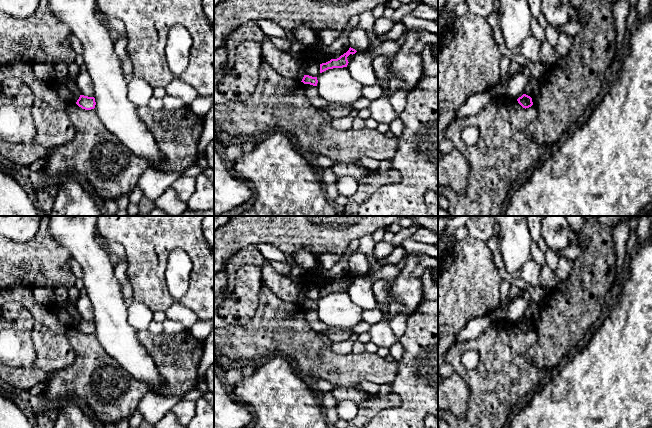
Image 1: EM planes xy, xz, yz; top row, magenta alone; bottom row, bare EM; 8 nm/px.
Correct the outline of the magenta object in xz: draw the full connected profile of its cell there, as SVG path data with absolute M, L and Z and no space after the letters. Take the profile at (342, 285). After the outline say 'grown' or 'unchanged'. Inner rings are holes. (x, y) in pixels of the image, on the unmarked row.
M349 272L349 274L344 277L343 279L341 279L339 282L337 283L331 283L330 285L326 286L326 287L322 287L320 288L320 297L328 294L328 293L333 293L333 292L343 292L343 291L347 291L348 289L348 284L347 281L350 278L355 278L357 275L353 272Z | unchanged

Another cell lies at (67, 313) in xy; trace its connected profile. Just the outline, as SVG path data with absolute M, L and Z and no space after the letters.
M69 303L55 304L56 314L62 324L67 328L76 327L80 321L80 316L75 305Z

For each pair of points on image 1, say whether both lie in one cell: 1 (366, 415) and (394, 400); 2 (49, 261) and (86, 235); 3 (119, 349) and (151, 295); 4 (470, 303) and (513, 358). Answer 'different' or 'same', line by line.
1: same
2: different
3: different
4: different

